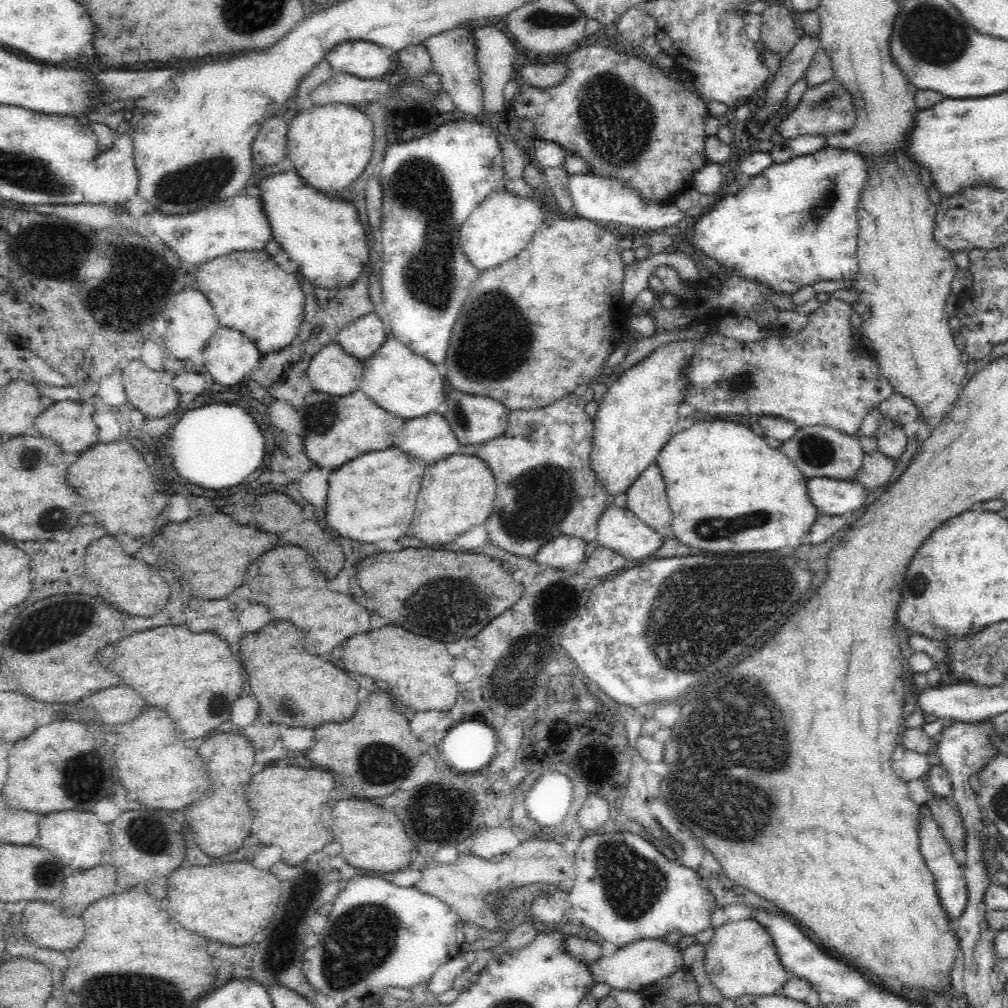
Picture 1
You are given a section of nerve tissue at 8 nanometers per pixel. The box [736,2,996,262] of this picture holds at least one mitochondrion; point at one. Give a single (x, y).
(932, 37)

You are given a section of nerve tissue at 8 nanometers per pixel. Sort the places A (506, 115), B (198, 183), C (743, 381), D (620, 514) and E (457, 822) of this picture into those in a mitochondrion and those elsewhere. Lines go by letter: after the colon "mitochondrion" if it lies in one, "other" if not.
A: other
B: mitochondrion
C: mitochondrion
D: other
E: other

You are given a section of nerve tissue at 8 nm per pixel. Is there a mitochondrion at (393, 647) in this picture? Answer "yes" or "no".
no

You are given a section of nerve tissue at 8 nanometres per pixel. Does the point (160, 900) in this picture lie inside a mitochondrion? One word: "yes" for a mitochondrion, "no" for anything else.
no

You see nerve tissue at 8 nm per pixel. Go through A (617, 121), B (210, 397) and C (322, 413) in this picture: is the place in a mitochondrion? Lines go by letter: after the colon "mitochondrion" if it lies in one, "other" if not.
A: mitochondrion
B: other
C: mitochondrion

